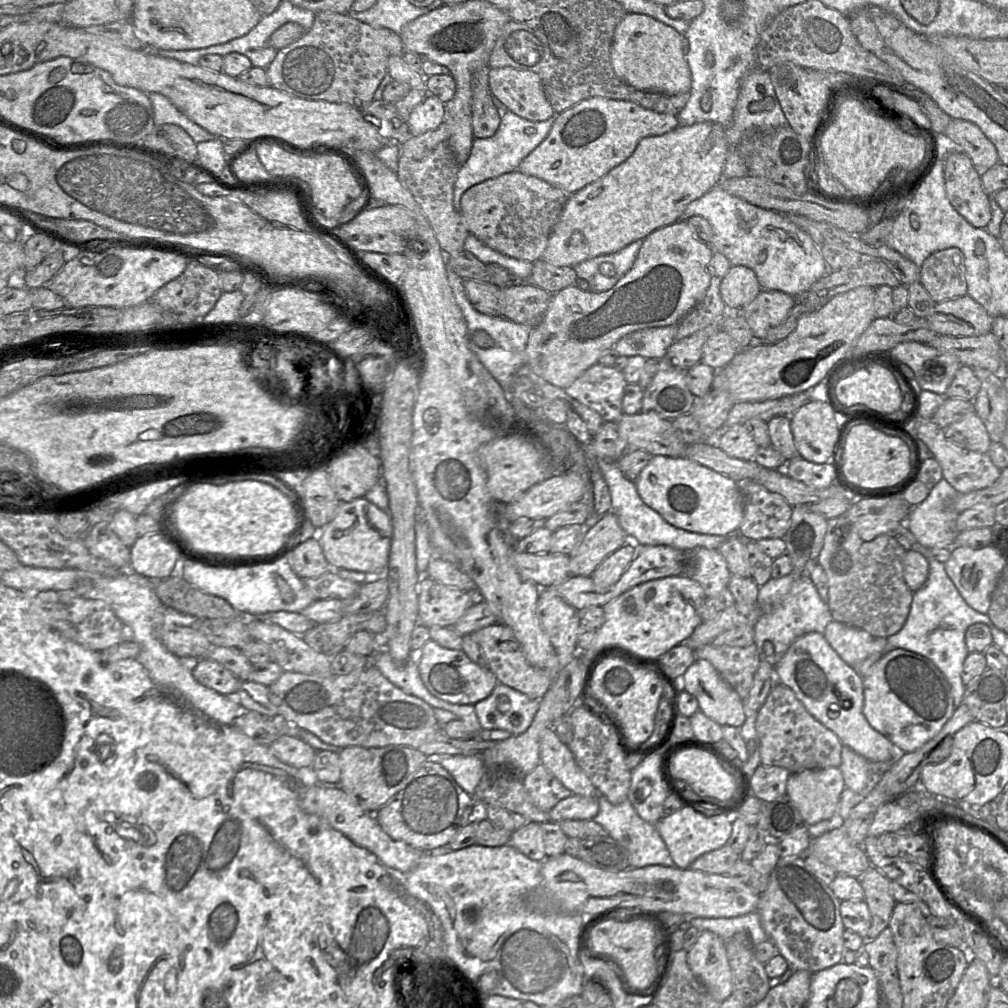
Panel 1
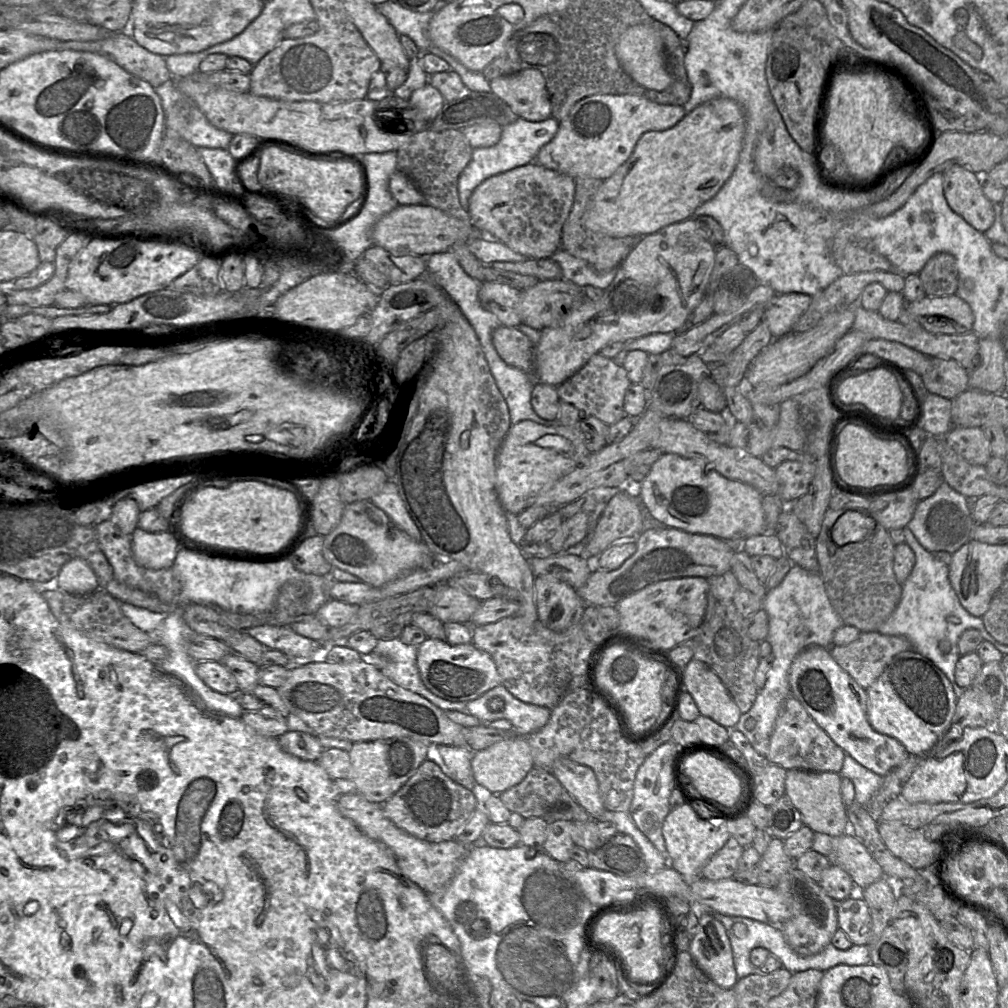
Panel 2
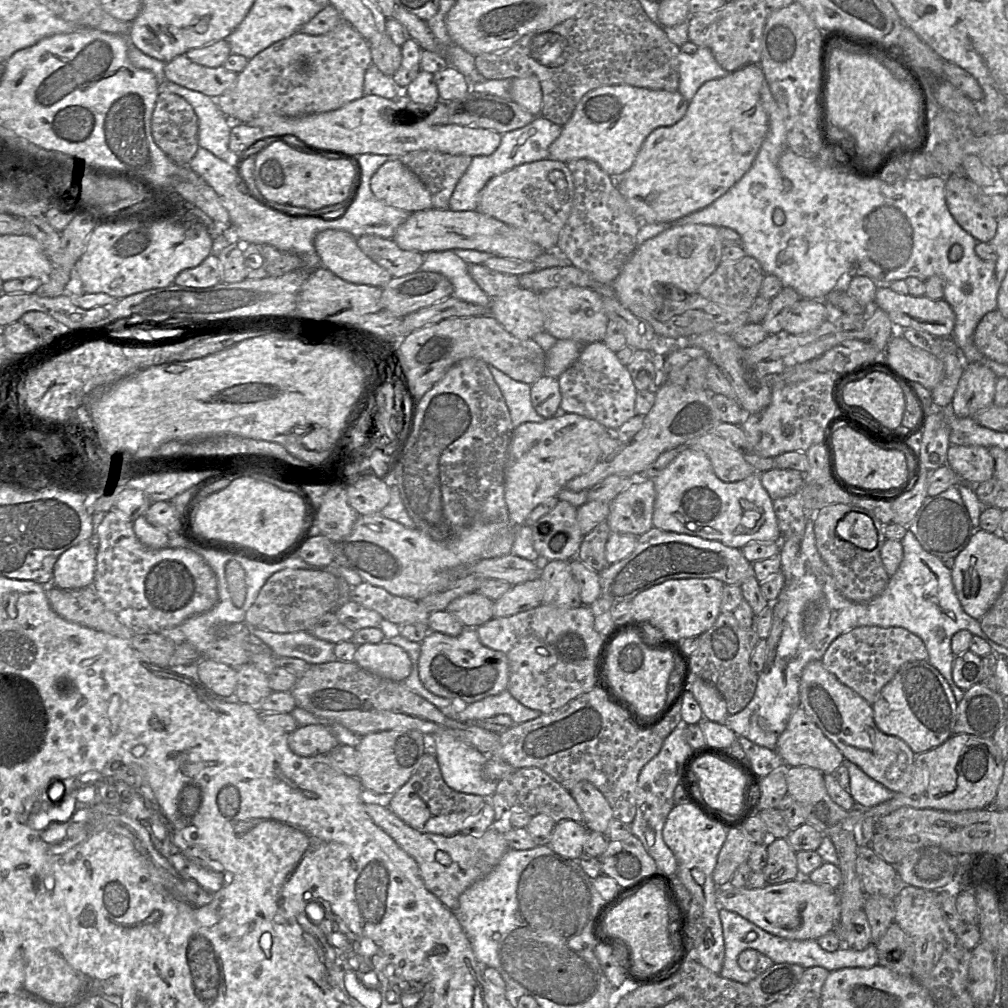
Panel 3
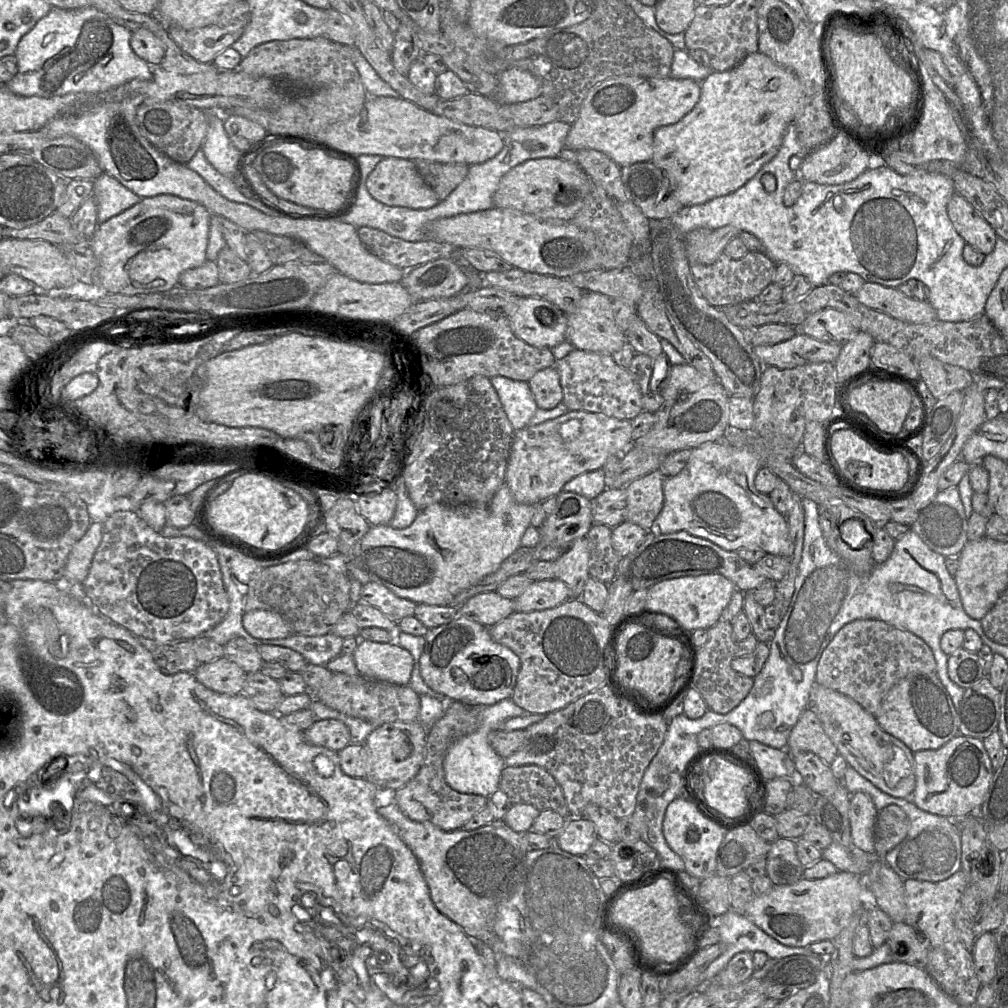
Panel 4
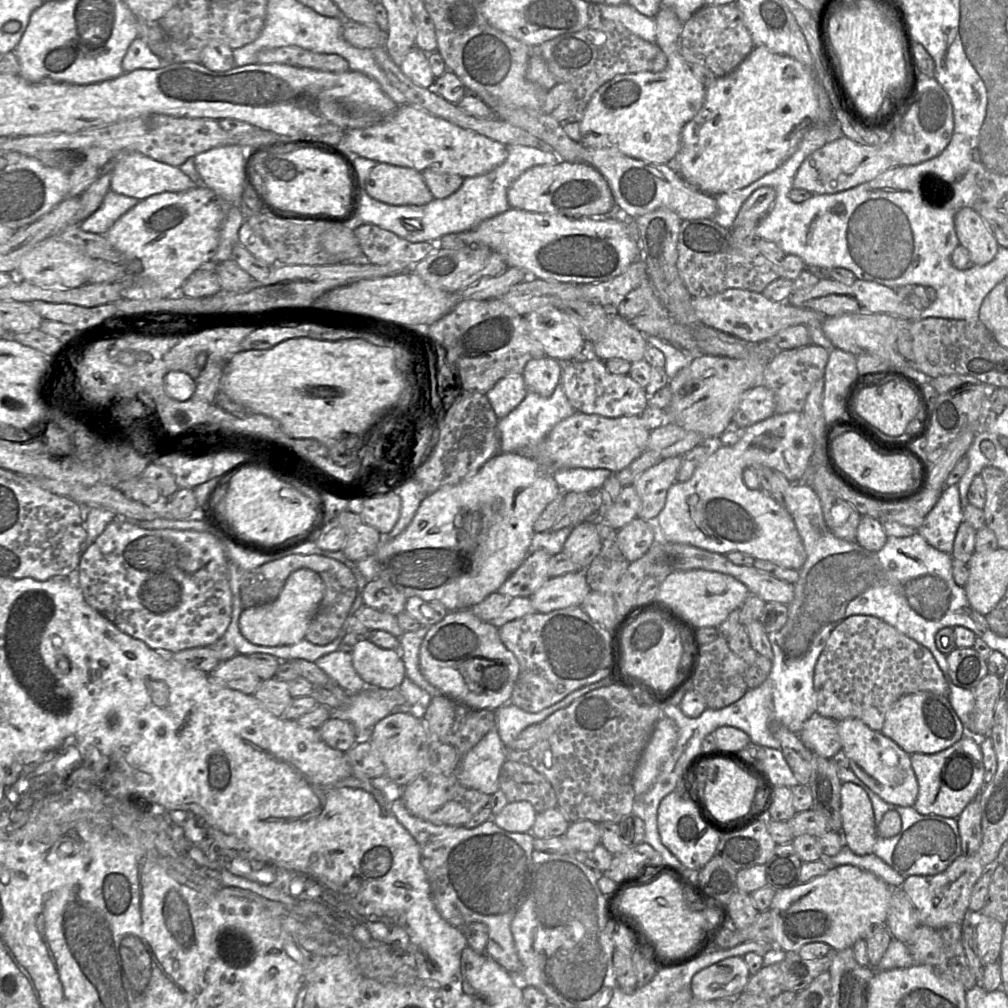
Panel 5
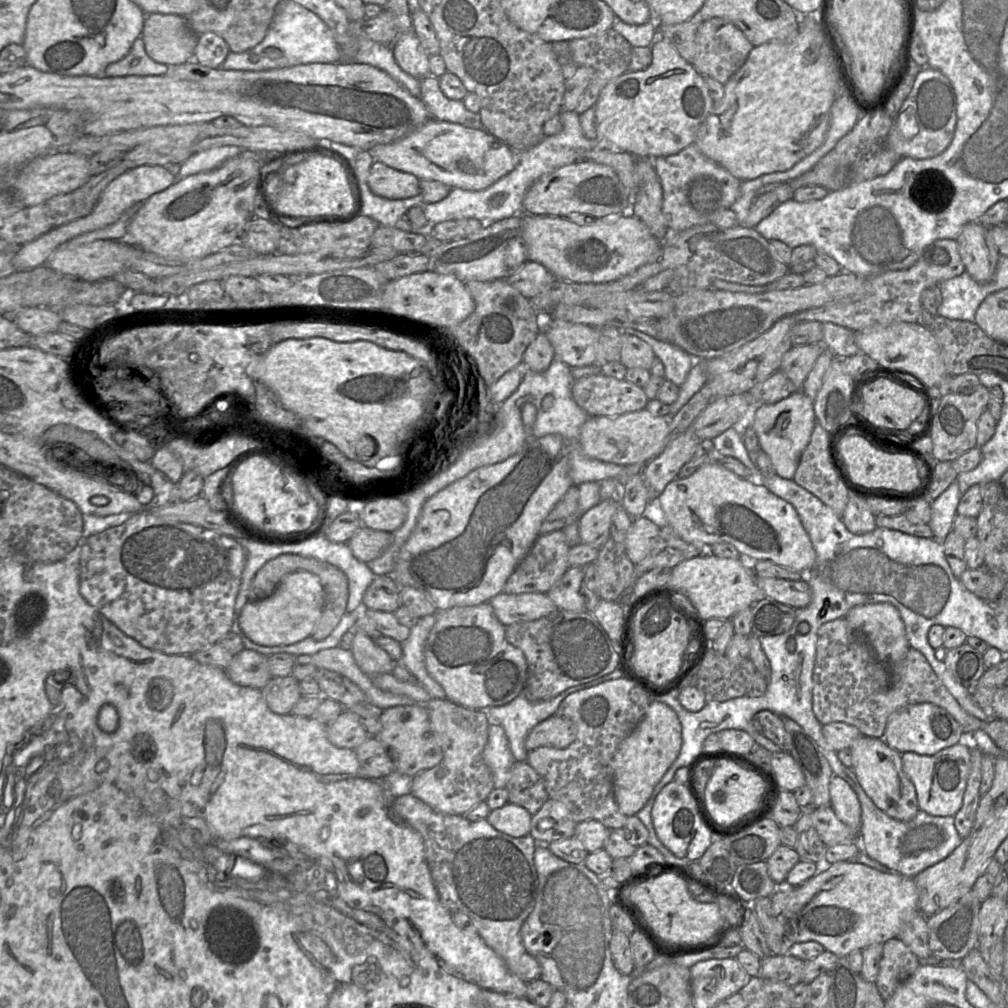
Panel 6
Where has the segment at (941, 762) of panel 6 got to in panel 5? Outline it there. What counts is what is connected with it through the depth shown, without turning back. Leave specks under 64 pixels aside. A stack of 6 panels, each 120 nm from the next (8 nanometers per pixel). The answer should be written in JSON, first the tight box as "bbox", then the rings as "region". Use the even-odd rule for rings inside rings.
{"bbox":[911,735,984,819],"region":[[[965,735],[952,746],[935,754],[913,753],[911,766],[918,784],[918,795],[913,805],[922,815],[939,815],[957,819],[963,809],[983,789],[984,767],[980,741],[971,735]]]}

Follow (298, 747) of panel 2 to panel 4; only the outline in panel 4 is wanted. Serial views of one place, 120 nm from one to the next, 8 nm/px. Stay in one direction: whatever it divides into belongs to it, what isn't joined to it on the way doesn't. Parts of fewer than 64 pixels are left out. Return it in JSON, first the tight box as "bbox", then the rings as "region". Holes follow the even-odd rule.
{"bbox":[303,720,351,752],"region":[[[316,720],[311,727],[303,731],[305,741],[316,746],[326,747],[336,752],[351,743],[348,727],[340,720]]]}

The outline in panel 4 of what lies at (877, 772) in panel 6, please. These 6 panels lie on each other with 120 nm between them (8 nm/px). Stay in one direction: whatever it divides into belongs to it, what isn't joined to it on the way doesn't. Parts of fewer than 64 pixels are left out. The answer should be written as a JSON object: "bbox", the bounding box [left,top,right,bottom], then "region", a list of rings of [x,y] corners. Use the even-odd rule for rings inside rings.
{"bbox":[809,682,915,799],"region":[[[816,682],[810,692],[809,708],[816,714],[824,732],[836,746],[838,754],[845,758],[849,766],[884,793],[895,798],[909,799],[911,797],[915,788],[913,752],[899,739],[882,730],[873,715],[852,698]]]}

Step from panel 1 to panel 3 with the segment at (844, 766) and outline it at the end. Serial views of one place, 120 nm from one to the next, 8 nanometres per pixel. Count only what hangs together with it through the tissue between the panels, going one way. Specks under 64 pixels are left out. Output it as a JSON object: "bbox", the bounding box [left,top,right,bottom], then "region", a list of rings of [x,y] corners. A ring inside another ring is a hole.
{"bbox":[843,758,895,807],"region":[[[844,758],[843,763],[849,773],[848,792],[856,806],[872,807],[895,796],[895,792],[870,778],[857,765]]]}

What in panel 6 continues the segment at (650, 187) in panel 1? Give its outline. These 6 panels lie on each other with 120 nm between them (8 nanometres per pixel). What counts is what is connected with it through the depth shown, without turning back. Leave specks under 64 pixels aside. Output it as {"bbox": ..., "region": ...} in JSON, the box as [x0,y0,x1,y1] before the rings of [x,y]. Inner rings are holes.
{"bbox":[694,12,839,181],"region":[[[815,12],[797,14],[799,32],[789,43],[771,41],[753,47],[742,67],[724,85],[724,96],[700,125],[694,144],[734,177],[748,181],[791,169],[820,147],[830,124],[830,110],[839,96],[836,68]]]}

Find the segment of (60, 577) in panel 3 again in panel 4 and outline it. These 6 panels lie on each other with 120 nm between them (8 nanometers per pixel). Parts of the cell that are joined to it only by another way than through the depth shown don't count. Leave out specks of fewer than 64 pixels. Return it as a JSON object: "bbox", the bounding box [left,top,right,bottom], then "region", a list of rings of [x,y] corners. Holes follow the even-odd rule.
{"bbox":[65,523,103,583],"region":[[[91,523],[84,536],[73,546],[65,567],[68,583],[83,583],[103,535],[103,523]]]}

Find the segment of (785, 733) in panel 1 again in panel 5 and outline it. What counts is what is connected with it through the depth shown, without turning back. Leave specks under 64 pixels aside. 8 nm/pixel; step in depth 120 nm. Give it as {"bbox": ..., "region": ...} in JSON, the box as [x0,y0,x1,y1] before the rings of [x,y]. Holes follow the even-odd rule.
{"bbox":[799,711,841,759],"region":[[[817,711],[807,720],[799,732],[802,743],[813,753],[831,759],[841,750],[841,740],[838,734],[837,721],[821,716]]]}

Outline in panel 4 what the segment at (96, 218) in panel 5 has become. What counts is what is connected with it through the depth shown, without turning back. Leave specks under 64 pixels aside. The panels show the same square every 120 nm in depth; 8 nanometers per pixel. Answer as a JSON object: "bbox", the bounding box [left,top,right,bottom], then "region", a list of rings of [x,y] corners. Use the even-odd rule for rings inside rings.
{"bbox":[92,173,142,227],"region":[[[105,173],[93,181],[92,196],[98,207],[97,227],[131,208],[142,199]]]}

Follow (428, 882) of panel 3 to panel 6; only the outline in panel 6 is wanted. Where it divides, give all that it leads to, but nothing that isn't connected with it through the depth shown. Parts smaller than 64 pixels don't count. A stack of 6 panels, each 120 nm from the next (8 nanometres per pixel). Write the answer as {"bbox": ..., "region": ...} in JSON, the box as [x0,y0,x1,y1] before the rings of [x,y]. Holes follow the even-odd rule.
{"bbox":[393,794,541,983],"region":[[[412,794],[395,798],[393,808],[399,818],[421,834],[432,879],[440,900],[448,911],[451,914],[462,912],[469,916],[477,934],[505,962],[511,973],[526,983],[540,979],[541,967],[526,951],[520,935],[521,927],[532,912],[537,898],[534,853],[538,843],[535,839],[530,834],[512,837],[501,833],[487,819],[472,822],[465,815],[437,812]]]}

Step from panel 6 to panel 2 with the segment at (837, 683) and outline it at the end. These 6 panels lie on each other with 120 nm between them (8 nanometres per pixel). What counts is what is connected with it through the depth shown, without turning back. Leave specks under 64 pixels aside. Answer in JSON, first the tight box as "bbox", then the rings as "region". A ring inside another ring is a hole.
{"bbox":[829,631,913,690],"region":[[[873,631],[861,632],[850,644],[832,645],[829,650],[838,665],[866,690],[895,655],[913,650],[913,647],[904,636]]]}

